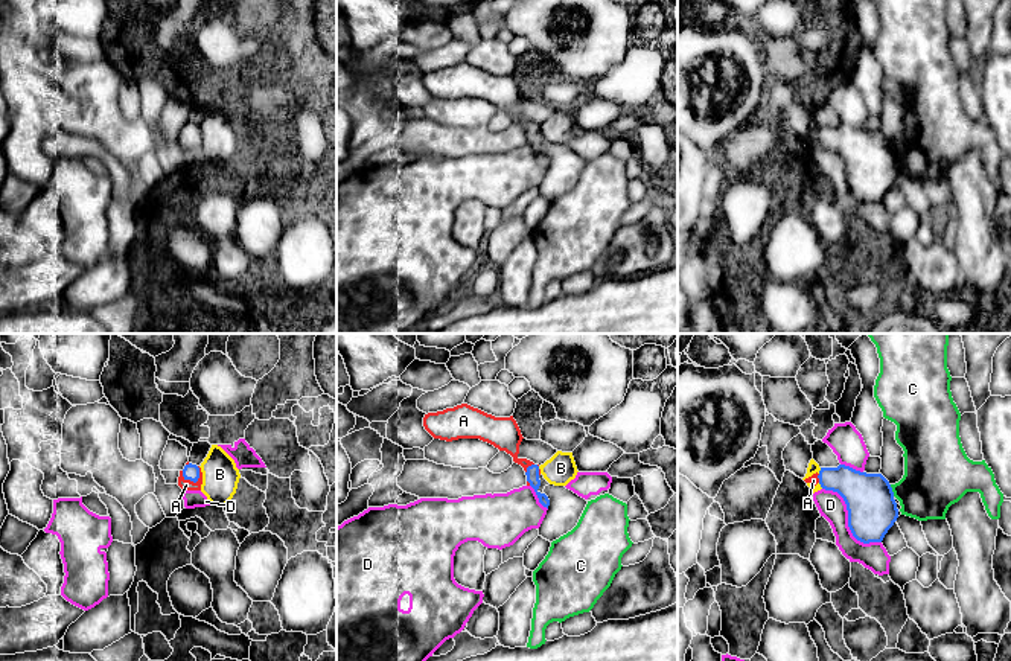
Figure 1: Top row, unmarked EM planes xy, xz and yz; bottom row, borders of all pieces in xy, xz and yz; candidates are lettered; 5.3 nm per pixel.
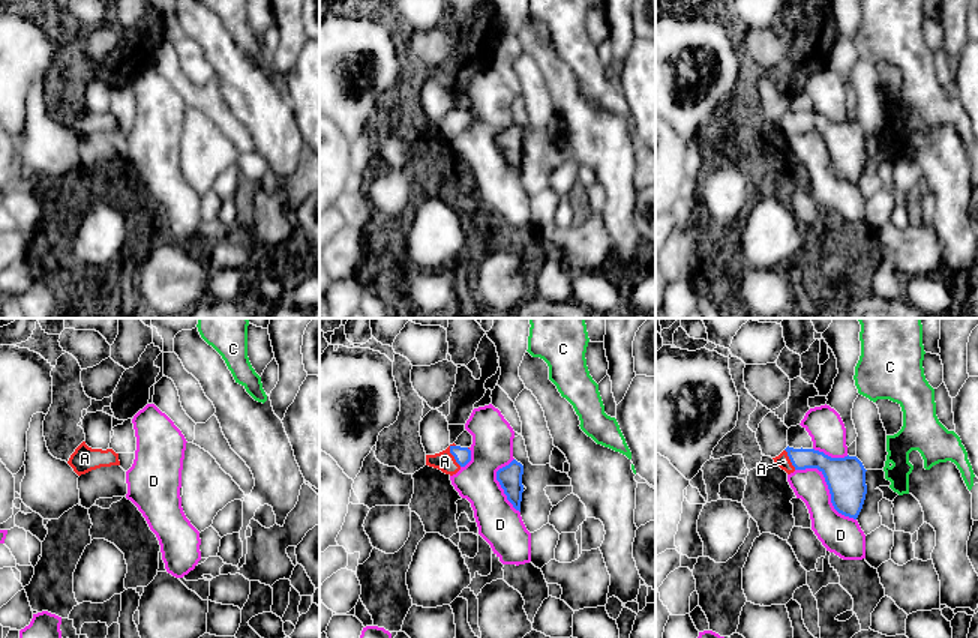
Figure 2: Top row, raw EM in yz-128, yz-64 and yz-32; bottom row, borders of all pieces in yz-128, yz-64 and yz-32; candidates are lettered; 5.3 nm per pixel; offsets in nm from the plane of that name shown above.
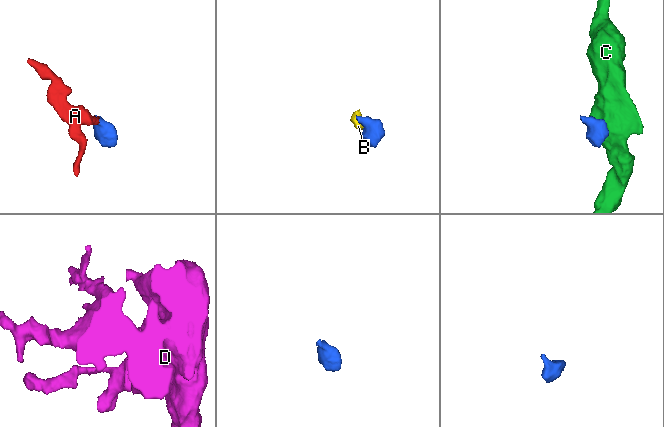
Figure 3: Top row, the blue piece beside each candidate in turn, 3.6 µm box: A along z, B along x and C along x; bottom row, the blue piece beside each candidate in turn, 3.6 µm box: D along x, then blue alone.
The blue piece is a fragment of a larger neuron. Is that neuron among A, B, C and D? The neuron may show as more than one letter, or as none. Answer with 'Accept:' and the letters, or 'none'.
Accept: A

